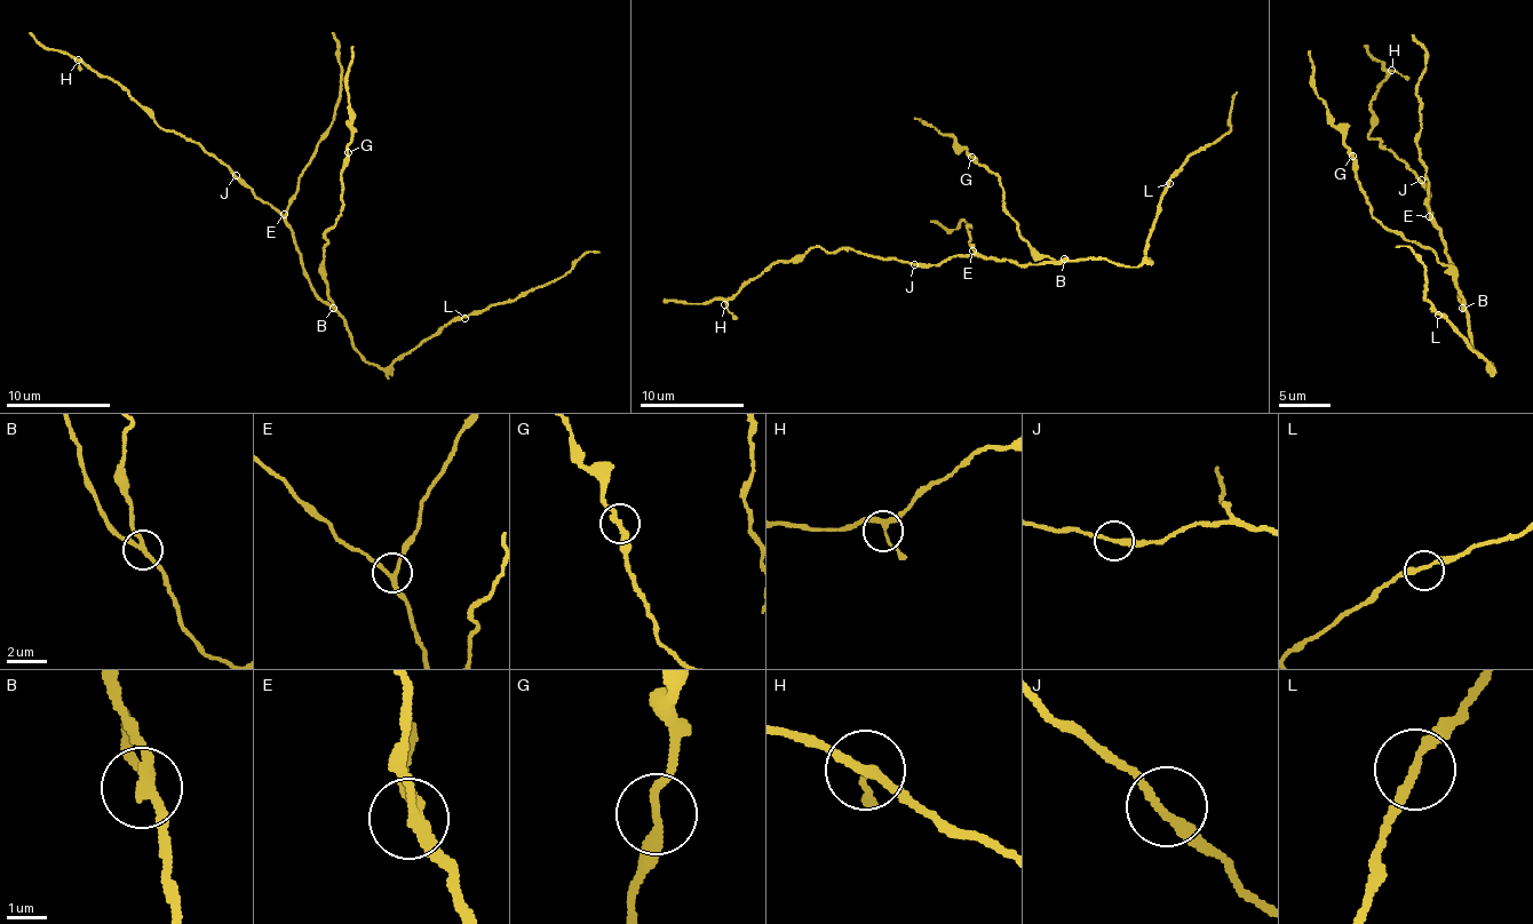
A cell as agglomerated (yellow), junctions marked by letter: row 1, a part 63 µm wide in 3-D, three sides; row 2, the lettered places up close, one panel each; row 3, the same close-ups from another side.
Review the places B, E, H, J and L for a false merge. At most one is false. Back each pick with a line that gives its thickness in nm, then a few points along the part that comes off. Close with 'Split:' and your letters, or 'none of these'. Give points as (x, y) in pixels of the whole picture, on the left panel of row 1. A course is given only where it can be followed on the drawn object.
B: Thickness 200 nm. Course of the part to remove: (334, 308), (322, 263), (327, 245), (325, 233), (334, 228), (341, 212), (350, 130), (350, 47)
Split: B

